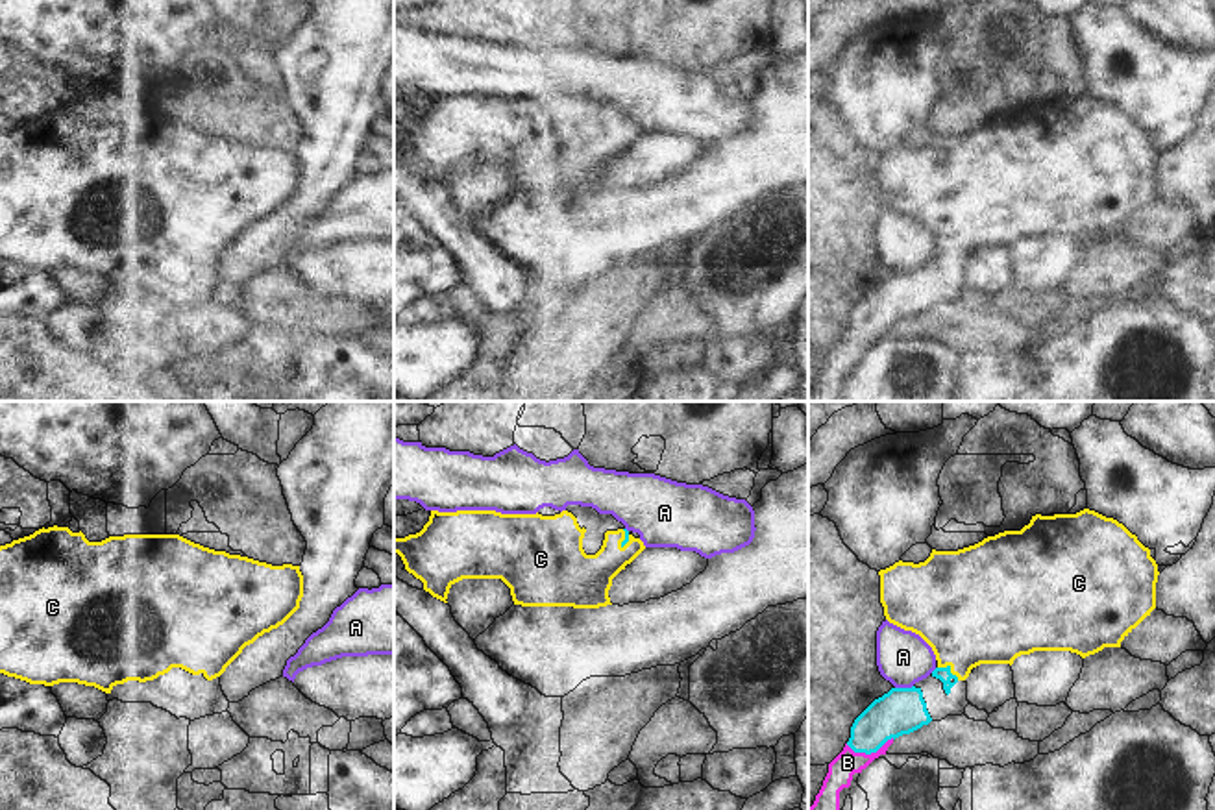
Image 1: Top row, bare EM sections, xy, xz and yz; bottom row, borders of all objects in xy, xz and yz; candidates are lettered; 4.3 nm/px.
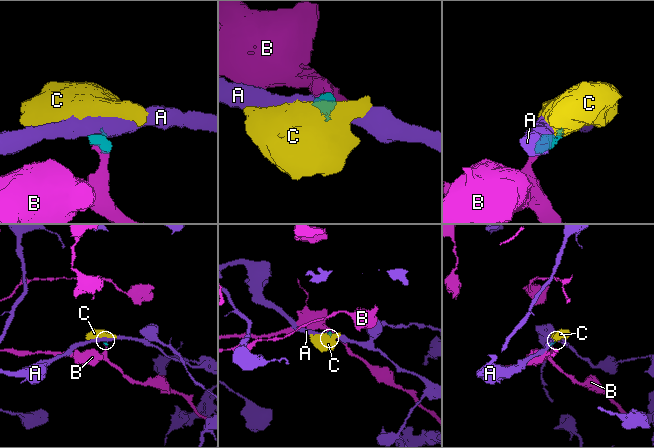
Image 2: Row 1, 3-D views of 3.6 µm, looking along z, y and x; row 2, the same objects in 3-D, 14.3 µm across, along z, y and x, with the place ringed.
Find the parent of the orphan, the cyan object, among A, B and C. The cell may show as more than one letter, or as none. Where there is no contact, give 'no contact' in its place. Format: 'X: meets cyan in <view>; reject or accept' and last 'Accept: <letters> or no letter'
A: meets cyan in yz; reject
B: meets cyan in yz; accept
C: meets cyan in yz; accept
Accept: B, C

